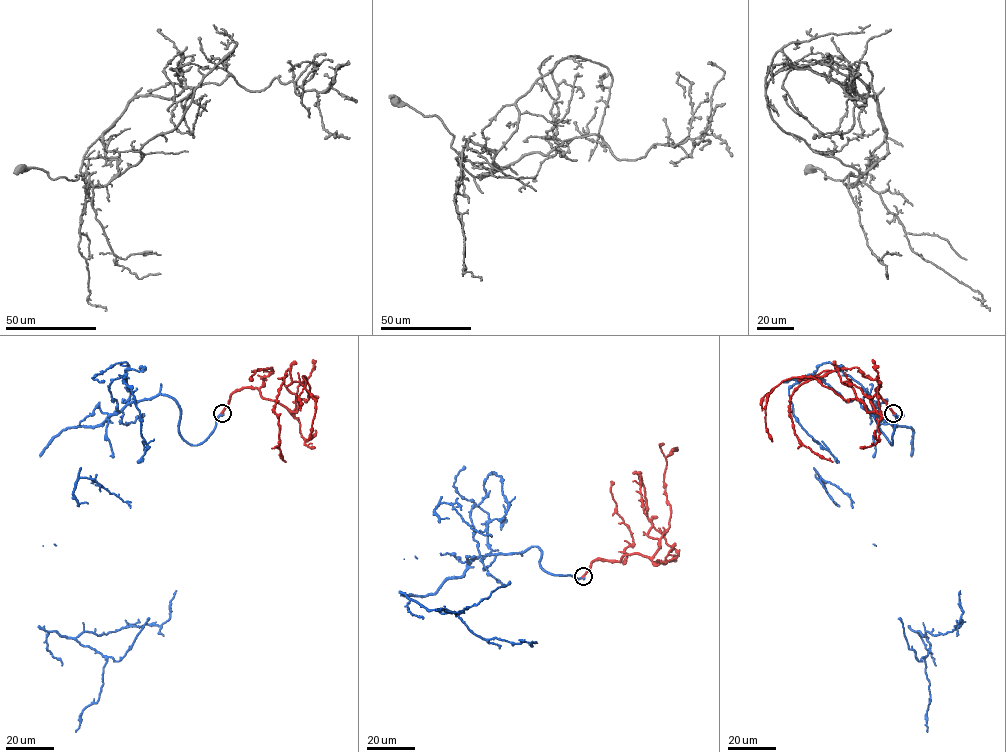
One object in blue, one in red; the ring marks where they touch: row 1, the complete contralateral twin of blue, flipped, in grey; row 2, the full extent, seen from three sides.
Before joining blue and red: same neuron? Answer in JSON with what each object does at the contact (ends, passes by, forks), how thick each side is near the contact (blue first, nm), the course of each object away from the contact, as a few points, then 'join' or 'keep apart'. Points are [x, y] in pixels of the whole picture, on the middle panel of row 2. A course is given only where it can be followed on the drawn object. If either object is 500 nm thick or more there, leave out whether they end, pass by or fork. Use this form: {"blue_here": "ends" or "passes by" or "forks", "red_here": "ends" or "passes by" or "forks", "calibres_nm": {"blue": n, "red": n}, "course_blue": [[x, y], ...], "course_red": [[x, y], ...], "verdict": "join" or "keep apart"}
{"blue_here": "passes by", "red_here": "ends", "calibres_nm": {"blue": 440, "red": 360}, "course_blue": [[583, 576], [480, 555], [494, 472], [508, 510], [479, 533], [434, 509], [400, 591], [537, 643]], "course_red": [[583, 576], [595, 560], [652, 557], [659, 548], [659, 541], [647, 535], [652, 525], [635, 471], [647, 515]], "verdict": "join"}

